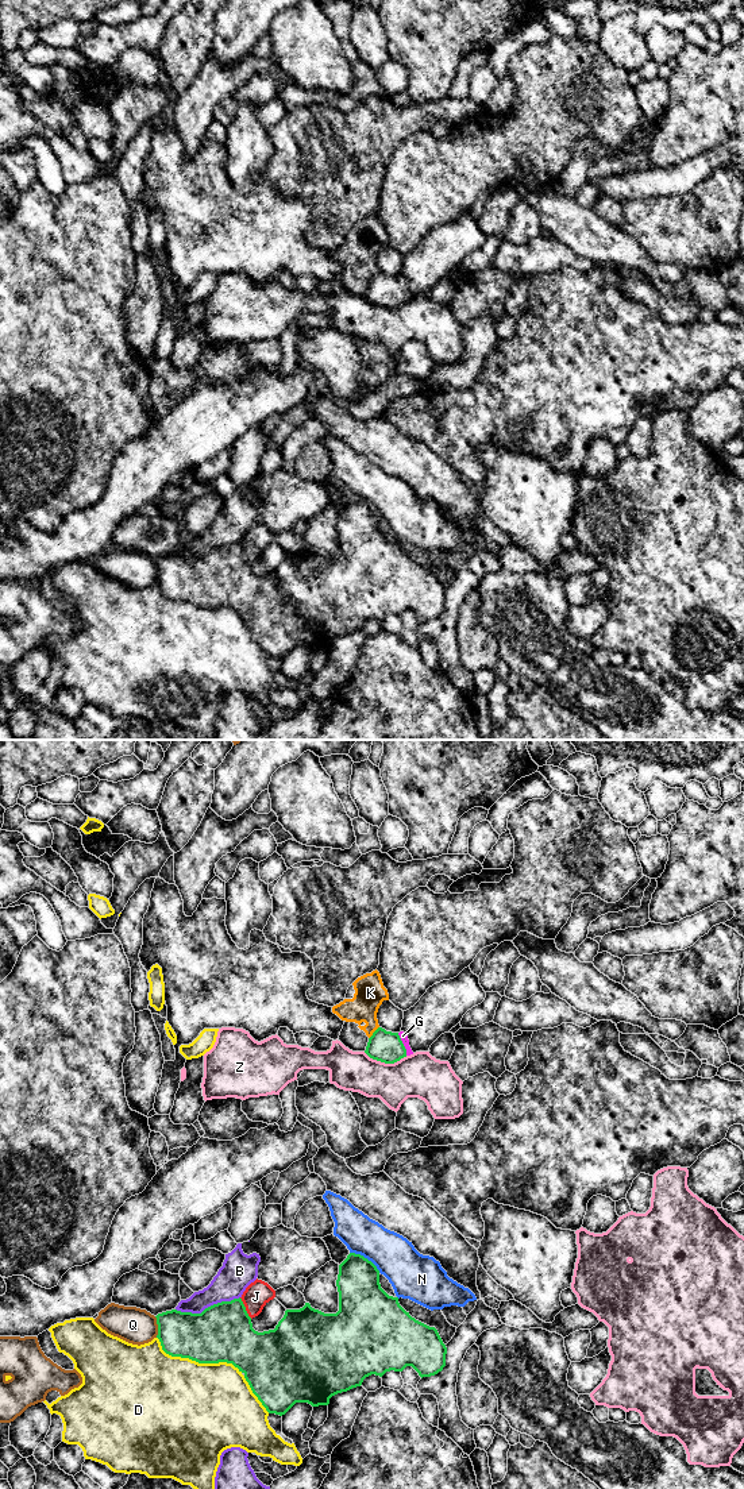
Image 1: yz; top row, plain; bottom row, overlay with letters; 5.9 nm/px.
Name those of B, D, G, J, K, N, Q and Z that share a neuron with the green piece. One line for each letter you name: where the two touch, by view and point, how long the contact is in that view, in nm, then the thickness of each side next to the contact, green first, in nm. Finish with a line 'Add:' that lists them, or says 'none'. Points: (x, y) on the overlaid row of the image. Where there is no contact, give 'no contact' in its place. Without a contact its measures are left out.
G: yz (403, 1044) | 150 nm | 190/50 nm
Add: G

